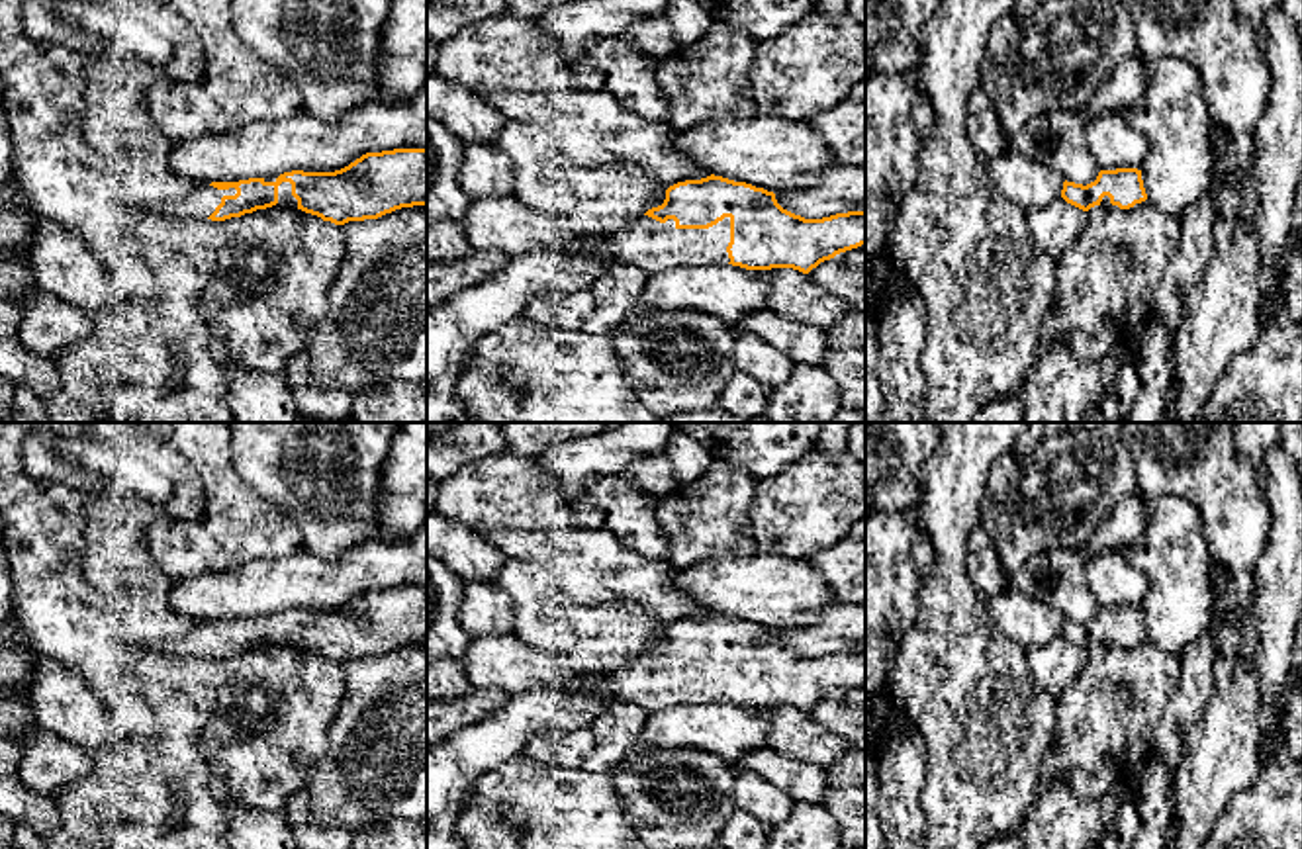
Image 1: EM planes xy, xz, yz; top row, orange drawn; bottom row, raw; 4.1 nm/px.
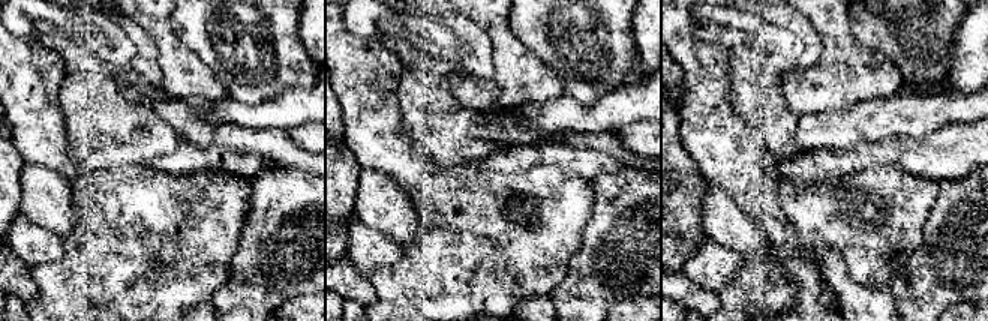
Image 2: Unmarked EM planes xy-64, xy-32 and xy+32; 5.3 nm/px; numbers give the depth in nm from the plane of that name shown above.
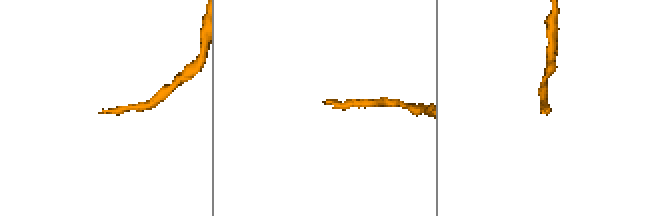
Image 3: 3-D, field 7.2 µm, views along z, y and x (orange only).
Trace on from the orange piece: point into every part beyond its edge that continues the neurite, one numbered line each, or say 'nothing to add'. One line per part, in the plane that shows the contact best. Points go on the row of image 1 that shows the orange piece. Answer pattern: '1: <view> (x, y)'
1: xy (200, 202)

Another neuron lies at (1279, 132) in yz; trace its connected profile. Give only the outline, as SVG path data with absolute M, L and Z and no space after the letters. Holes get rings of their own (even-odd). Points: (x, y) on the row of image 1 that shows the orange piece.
M1280 4L1265 14L1259 47L1271 72L1267 106L1253 133L1259 291L1261 307L1269 307L1279 295L1277 260L1288 245L1302 174L1302 43L1294 20Z

